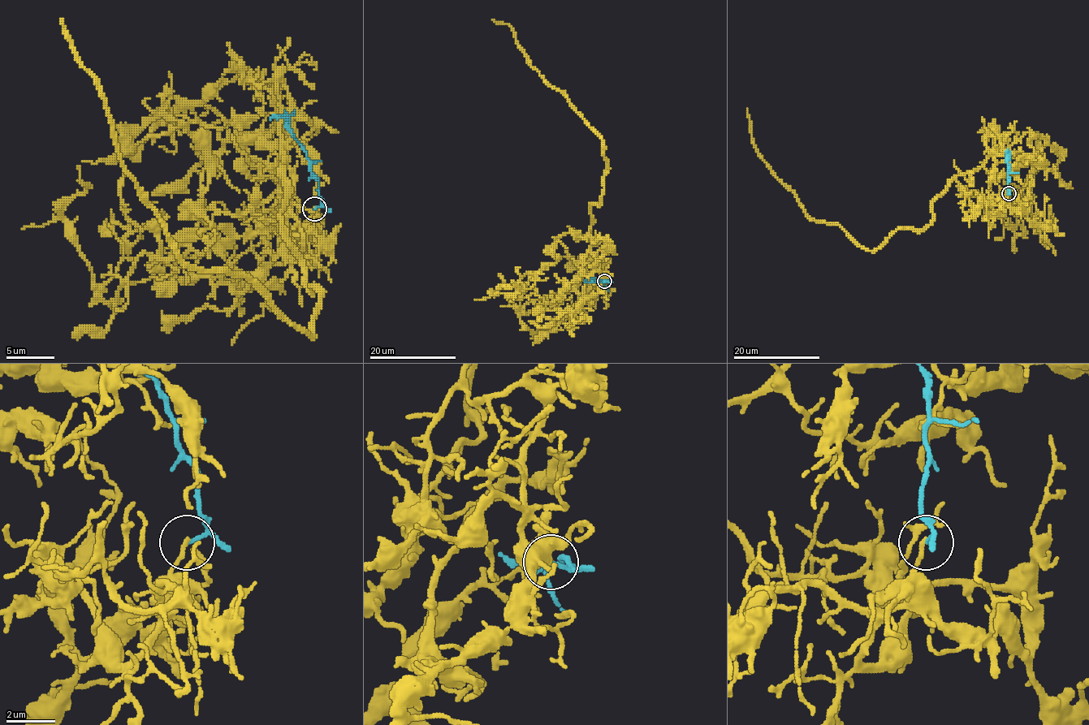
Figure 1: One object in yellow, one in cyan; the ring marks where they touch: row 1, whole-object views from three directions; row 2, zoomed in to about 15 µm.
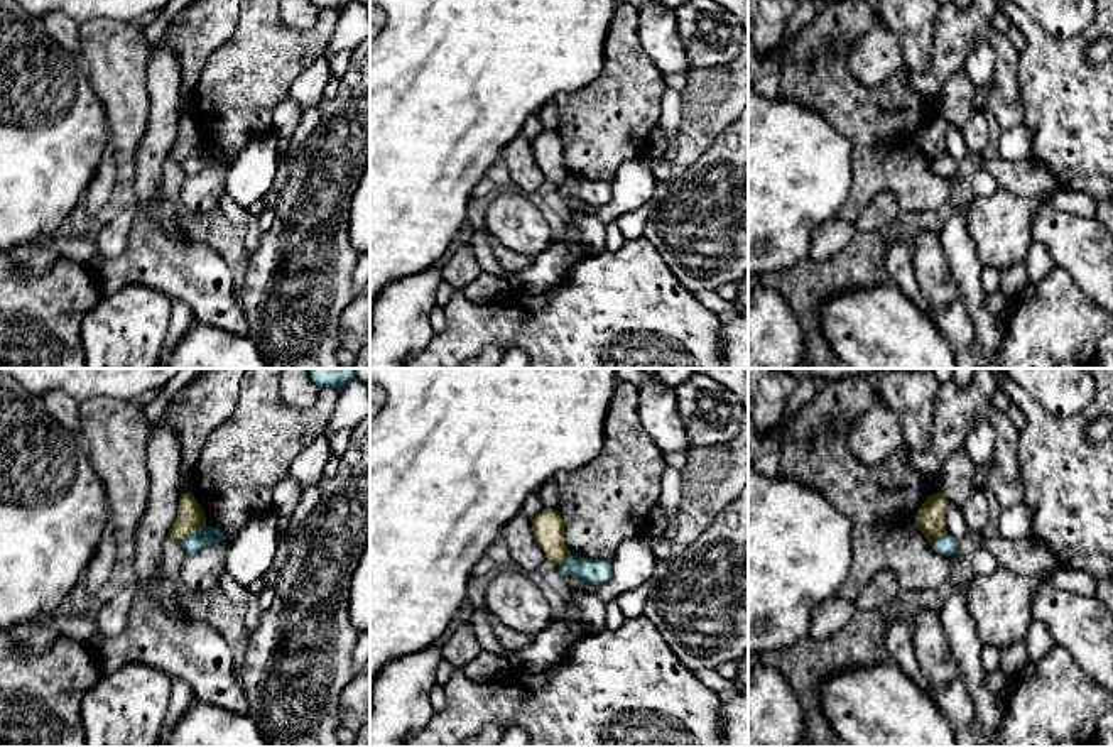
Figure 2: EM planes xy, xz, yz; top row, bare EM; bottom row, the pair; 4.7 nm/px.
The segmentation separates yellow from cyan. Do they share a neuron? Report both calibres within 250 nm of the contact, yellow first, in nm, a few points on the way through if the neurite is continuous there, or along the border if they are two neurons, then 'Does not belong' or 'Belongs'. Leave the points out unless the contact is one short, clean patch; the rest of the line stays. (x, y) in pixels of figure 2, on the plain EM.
Thickness 130 nm (yellow) against 90 nm. Boundary: xy (205, 146), (191, 152), (179, 164). Does not belong

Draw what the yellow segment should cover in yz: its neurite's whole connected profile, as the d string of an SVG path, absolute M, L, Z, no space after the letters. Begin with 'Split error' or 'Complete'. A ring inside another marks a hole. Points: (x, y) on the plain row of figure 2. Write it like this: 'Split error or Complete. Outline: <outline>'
Complete. Outline: M941 113L926 120L915 137L915 147L932 167L934 162L946 154L947 118Z

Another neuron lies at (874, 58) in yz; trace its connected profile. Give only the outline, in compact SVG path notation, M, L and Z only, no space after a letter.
M883 22L858 37L846 52L846 64L865 88L877 88L907 66L900 39Z

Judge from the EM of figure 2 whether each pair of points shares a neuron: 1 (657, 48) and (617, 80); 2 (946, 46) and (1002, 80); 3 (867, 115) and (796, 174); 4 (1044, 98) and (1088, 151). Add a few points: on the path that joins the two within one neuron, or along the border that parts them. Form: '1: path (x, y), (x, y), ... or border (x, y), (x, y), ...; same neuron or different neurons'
1: border (637, 17), (640, 46), (661, 73); different neurons
2: path (968, 31), (985, 31), (1004, 49), (1004, 58); same neuron
3: border (814, 109), (850, 141), (853, 174); different neurons
4: path (1058, 110), (1085, 137); same neuron

